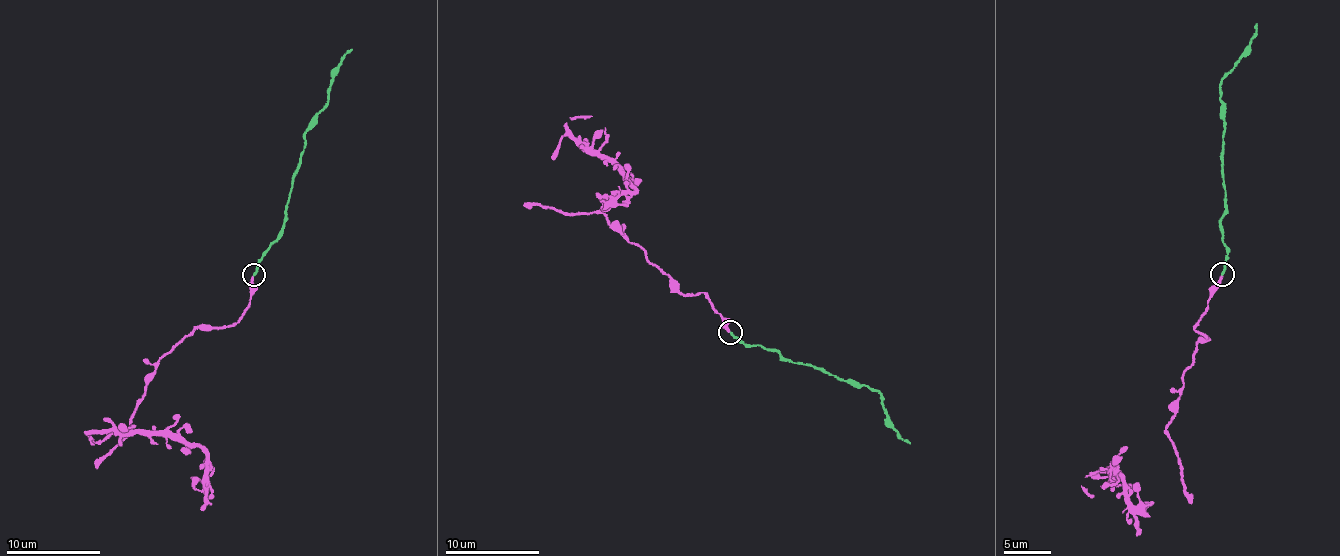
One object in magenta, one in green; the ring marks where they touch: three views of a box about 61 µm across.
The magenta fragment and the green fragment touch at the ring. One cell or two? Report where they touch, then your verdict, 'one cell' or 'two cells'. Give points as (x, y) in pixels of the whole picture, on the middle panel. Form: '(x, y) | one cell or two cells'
(730, 332) | one cell

